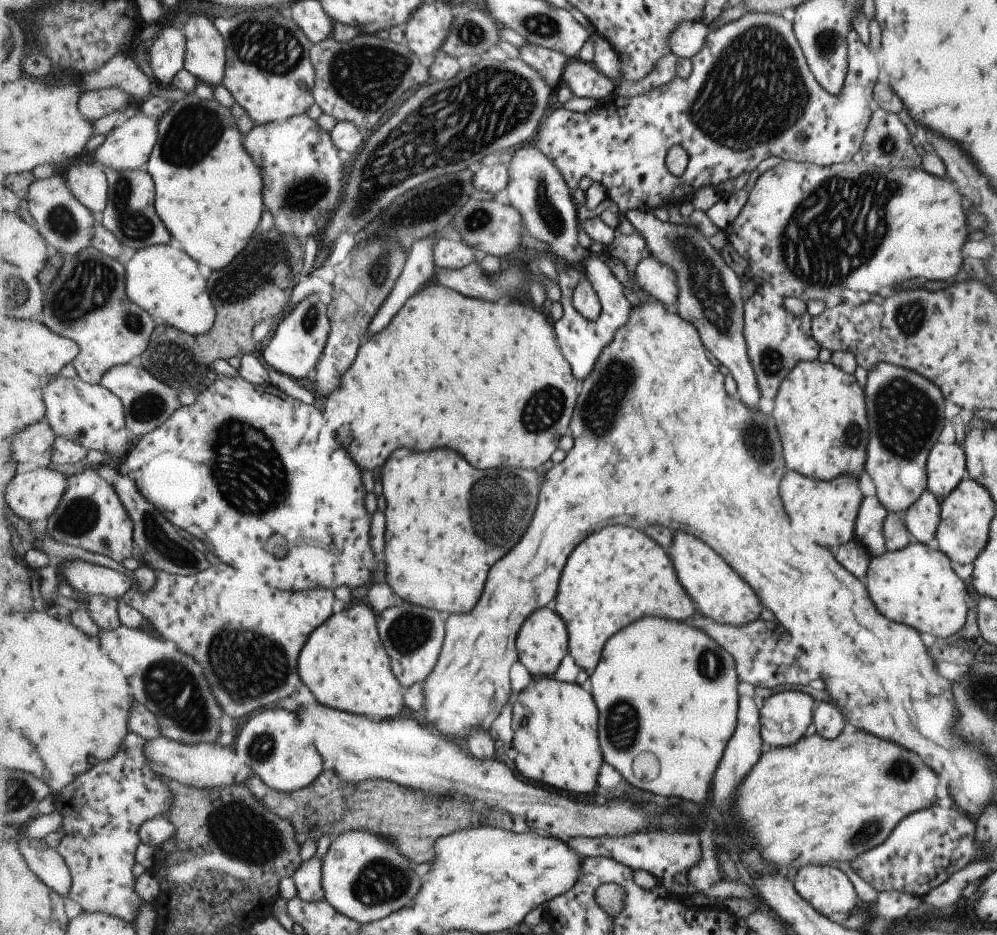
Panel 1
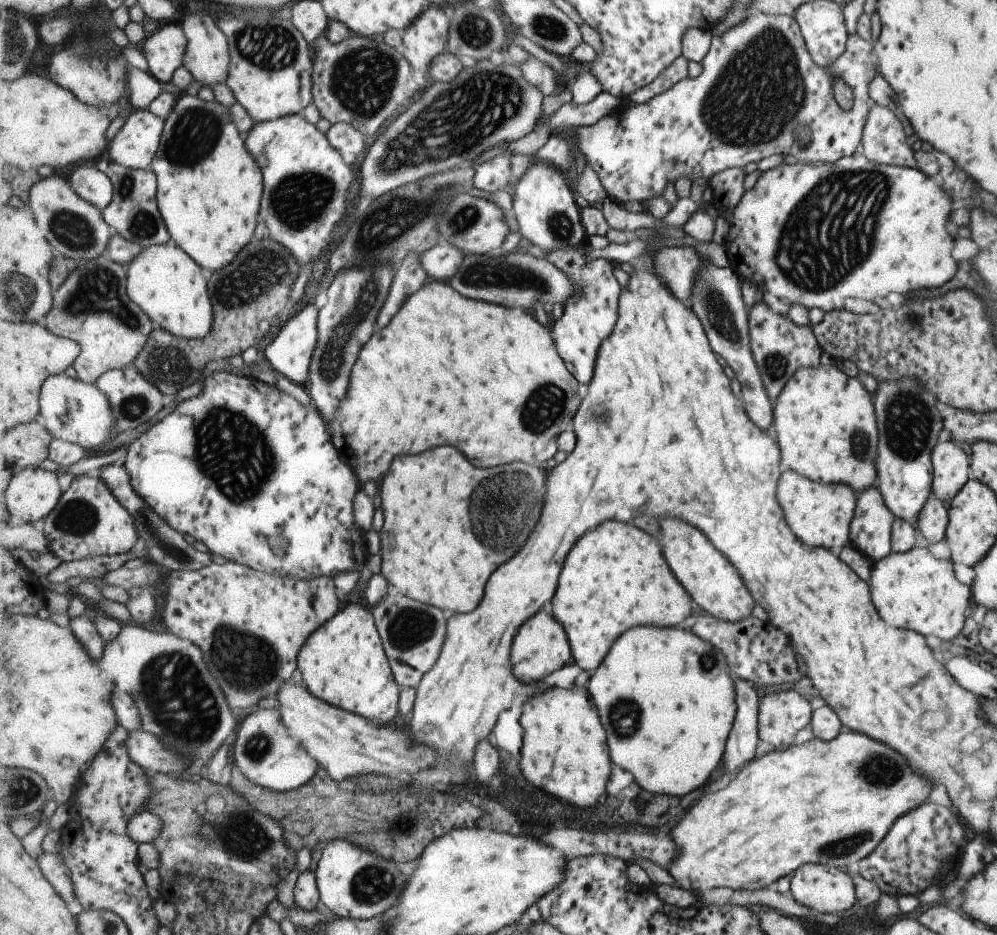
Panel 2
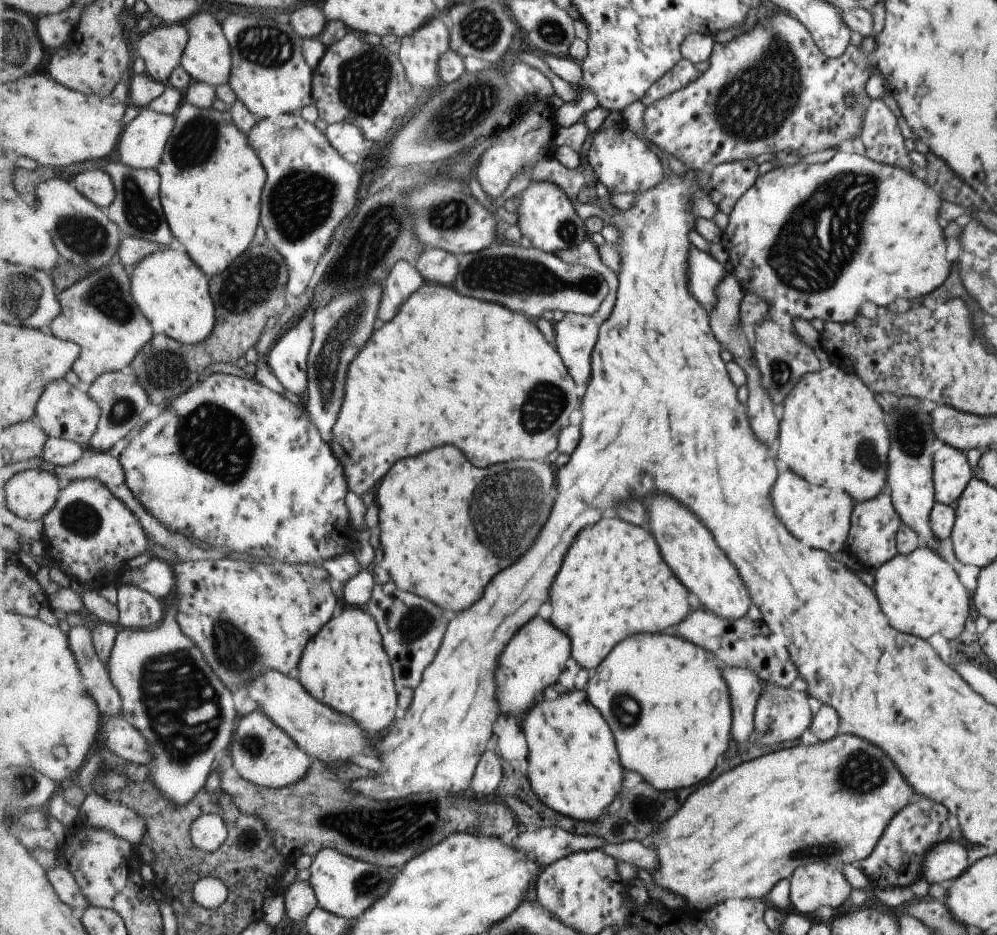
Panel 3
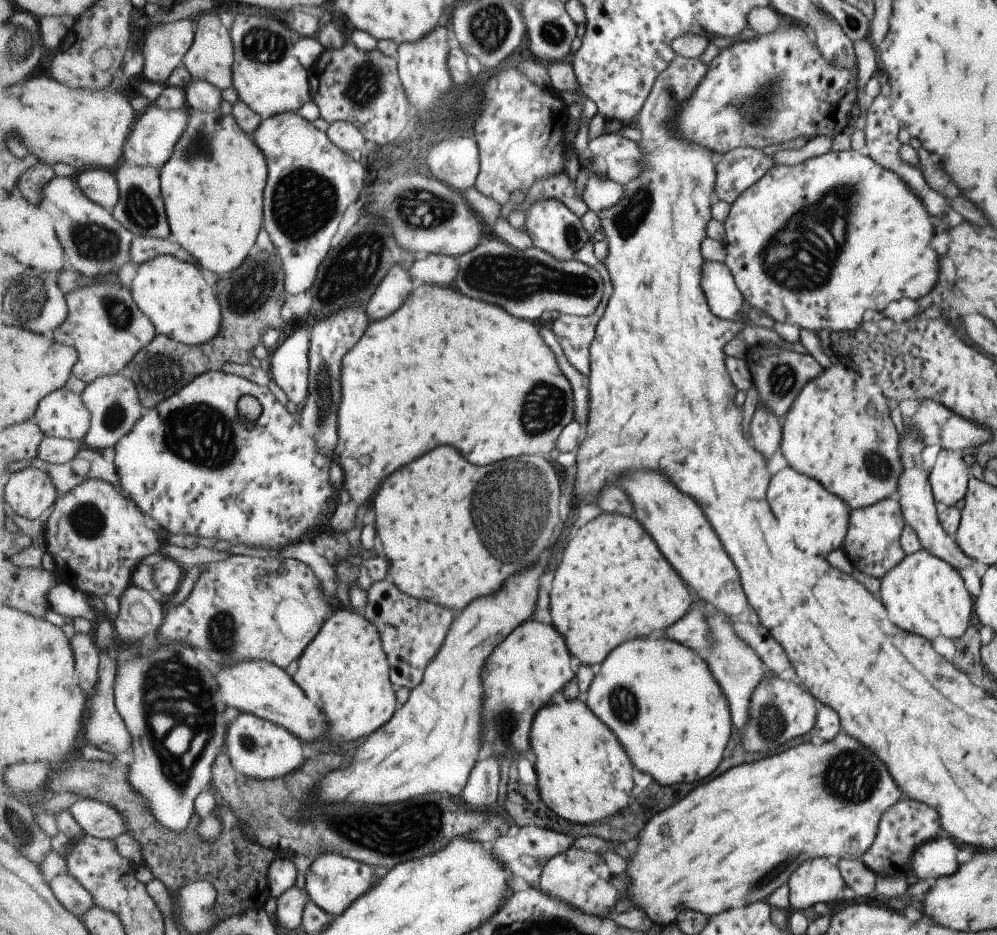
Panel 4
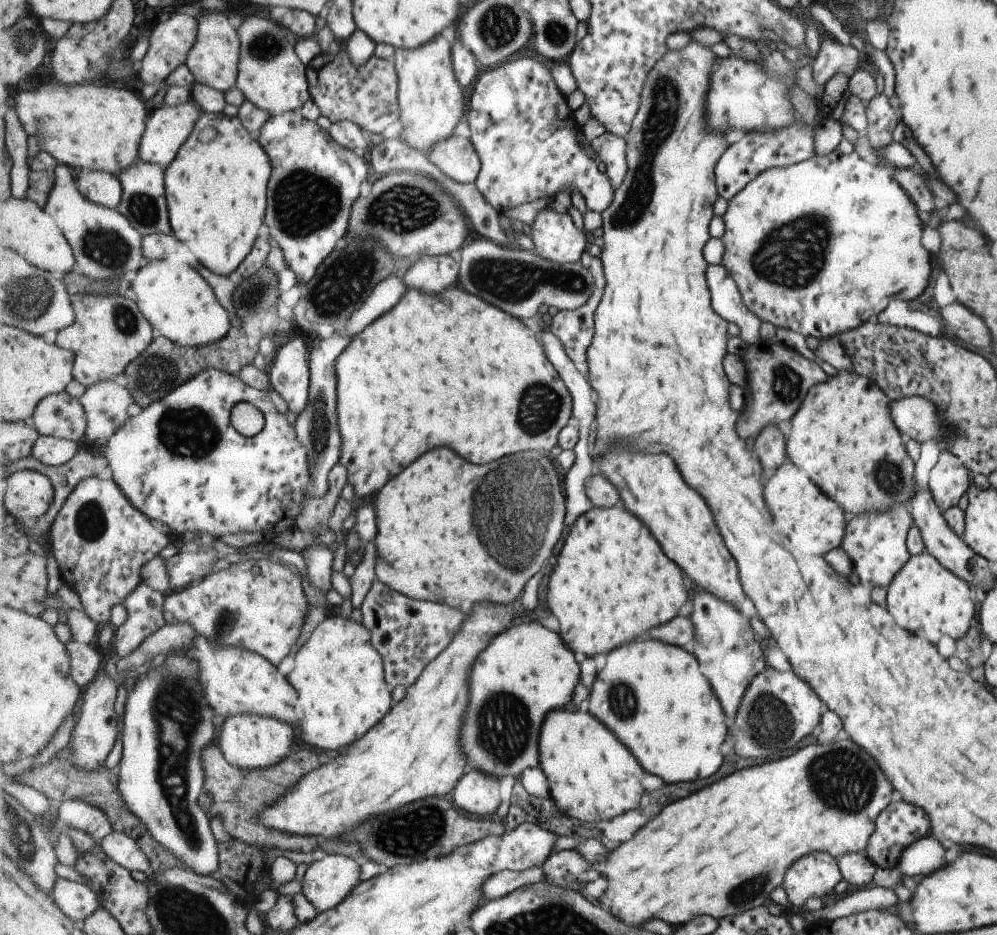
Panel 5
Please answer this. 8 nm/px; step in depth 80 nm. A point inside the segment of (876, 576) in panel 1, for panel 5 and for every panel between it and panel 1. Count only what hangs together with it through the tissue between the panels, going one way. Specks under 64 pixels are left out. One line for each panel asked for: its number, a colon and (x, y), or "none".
2: (913, 590)
3: (919, 592)
4: (923, 594)
5: (923, 597)

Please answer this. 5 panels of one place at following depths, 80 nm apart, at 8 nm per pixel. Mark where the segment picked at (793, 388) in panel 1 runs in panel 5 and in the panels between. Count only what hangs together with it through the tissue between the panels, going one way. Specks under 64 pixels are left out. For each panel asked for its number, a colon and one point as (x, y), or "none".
2: (824, 422)
3: (830, 428)
4: (838, 431)
5: (842, 435)

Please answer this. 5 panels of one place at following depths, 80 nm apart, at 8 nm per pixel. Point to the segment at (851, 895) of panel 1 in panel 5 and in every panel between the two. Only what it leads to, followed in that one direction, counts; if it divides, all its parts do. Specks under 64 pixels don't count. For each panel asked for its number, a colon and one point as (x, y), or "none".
2: (825, 889)
3: (813, 885)
4: (818, 880)
5: (812, 876)

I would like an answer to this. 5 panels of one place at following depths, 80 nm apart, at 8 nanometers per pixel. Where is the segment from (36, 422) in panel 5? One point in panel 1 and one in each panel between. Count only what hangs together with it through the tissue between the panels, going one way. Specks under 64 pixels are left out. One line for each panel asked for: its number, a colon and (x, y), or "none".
1: (88, 413)
2: (73, 410)
3: (67, 411)
4: (63, 413)

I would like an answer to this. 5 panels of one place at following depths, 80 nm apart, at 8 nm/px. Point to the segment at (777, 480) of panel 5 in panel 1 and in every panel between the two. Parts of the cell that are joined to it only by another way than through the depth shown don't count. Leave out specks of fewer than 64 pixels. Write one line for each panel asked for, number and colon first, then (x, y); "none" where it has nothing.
1: (825, 511)
2: (821, 514)
3: (820, 516)
4: (817, 518)

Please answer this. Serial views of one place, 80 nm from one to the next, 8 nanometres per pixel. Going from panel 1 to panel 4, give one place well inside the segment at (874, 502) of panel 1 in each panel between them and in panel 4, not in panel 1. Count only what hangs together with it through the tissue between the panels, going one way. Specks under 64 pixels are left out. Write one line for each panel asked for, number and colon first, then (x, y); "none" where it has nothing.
2: (869, 531)
3: (873, 523)
4: (871, 542)

